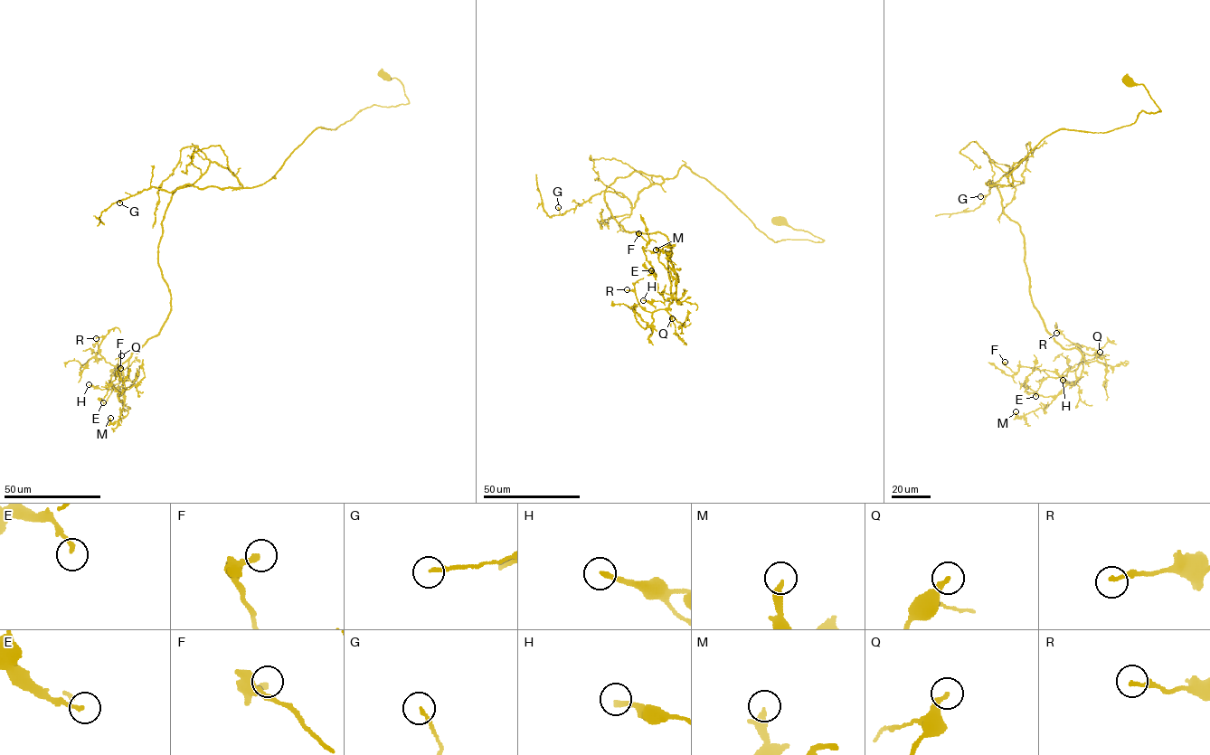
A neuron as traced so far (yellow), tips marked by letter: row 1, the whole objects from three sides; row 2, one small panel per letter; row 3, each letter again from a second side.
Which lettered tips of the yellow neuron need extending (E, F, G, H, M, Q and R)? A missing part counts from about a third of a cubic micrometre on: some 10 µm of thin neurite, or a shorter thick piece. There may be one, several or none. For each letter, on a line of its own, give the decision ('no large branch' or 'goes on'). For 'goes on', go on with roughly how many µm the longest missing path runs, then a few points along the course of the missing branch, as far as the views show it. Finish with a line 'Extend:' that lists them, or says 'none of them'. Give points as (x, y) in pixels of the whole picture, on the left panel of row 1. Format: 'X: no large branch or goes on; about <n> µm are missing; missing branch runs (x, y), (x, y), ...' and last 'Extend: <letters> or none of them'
E: no large branch
F: no large branch
G: no large branch
H: no large branch
M: no large branch
Q: no large branch
R: no large branch
Extend: none of them

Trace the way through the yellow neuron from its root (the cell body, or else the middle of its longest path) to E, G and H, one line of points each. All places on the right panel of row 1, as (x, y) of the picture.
E: (1128, 82), (1160, 111), (1060, 129), (1013, 185), (986, 184), (1019, 226), (1044, 327), (1084, 356), (1035, 396)
G: (1128, 82), (1143, 85), (1160, 111), (1106, 132), (1059, 129), (1009, 174), (1013, 185), (988, 180), (980, 196)
H: (1128, 82), (1160, 111), (1060, 129), (1013, 185), (986, 184), (1019, 226), (1044, 327), (1082, 354), (1063, 380)

